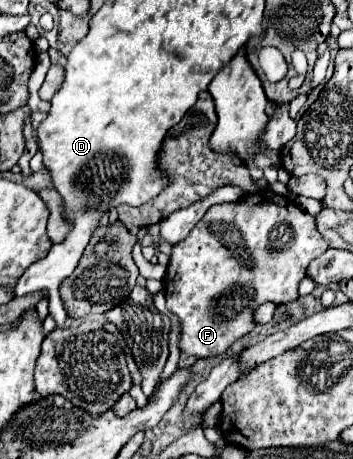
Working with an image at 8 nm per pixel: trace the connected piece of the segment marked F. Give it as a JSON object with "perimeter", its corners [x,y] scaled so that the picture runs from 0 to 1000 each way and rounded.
{"perimeter":[[[762,410],[700,423],[700,436],[688,431],[660,444],[598,449],[535,514],[507,532],[490,532],[473,597],[462,606],[473,671],[507,688],[518,710],[507,745],[513,763],[558,780],[637,771],[666,741],[722,710],[717,680],[728,667],[756,654],[790,654],[790,662],[841,654],[841,627],[864,606],[875,571],[892,566],[892,558],[909,558],[926,540],[926,527],[892,497],[892,475]]]}

